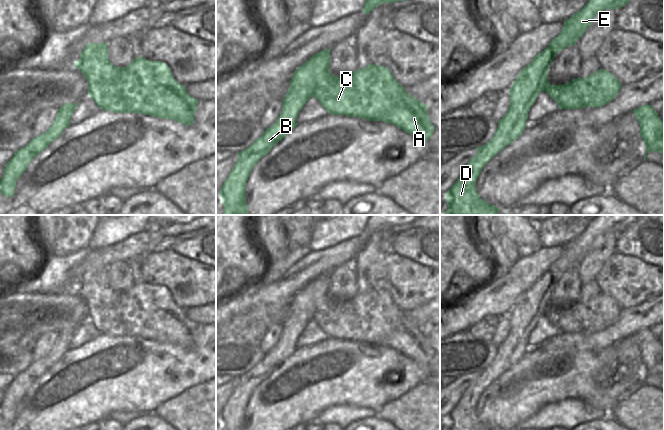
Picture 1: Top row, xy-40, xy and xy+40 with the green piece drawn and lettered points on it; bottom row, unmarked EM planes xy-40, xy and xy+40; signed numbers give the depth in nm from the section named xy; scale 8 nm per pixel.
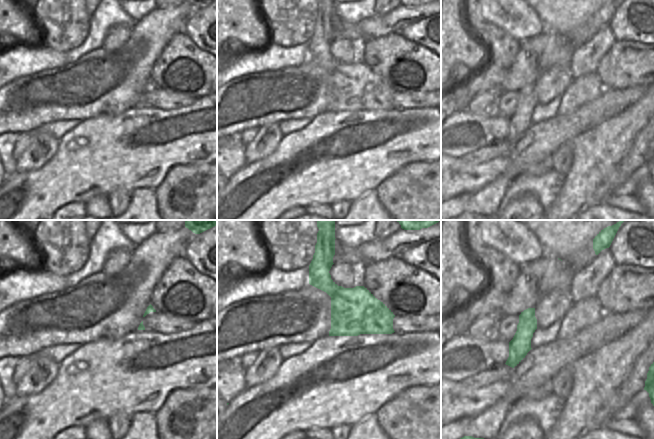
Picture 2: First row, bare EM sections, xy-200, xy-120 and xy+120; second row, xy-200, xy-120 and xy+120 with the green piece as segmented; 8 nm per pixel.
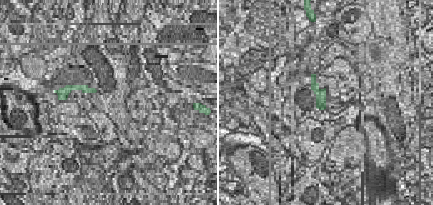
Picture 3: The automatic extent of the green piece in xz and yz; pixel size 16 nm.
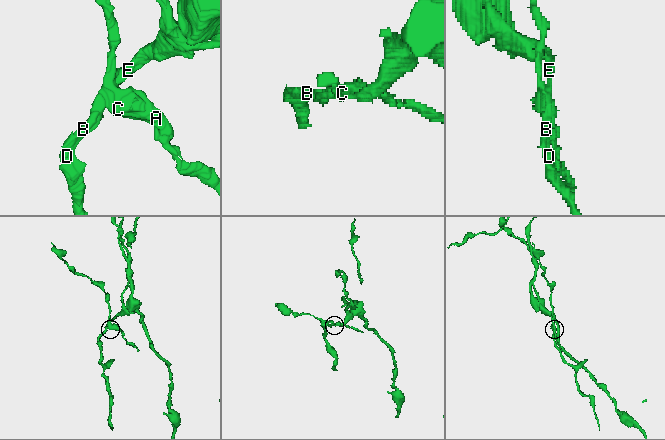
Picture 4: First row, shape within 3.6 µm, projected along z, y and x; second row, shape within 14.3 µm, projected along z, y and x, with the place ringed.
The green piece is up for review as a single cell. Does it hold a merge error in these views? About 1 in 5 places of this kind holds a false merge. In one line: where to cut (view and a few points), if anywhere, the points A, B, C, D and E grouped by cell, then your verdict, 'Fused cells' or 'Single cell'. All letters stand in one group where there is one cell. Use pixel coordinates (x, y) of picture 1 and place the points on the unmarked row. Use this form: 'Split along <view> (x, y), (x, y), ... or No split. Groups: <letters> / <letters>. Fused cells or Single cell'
Split along xy (311, 281), (315, 298), (315, 315), (313, 319). Groups: A C / B D E. Fused cells

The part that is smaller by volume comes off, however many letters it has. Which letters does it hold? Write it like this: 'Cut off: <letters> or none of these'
Cut off: A, C

